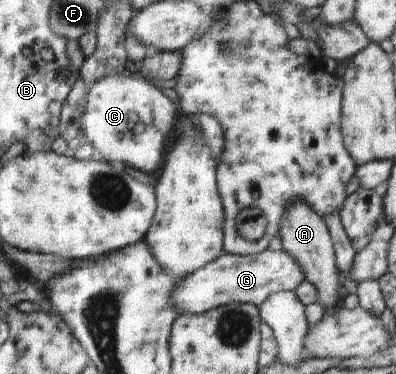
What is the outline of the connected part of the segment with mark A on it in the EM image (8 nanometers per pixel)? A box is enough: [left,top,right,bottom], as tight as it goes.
[278,201,342,310]

